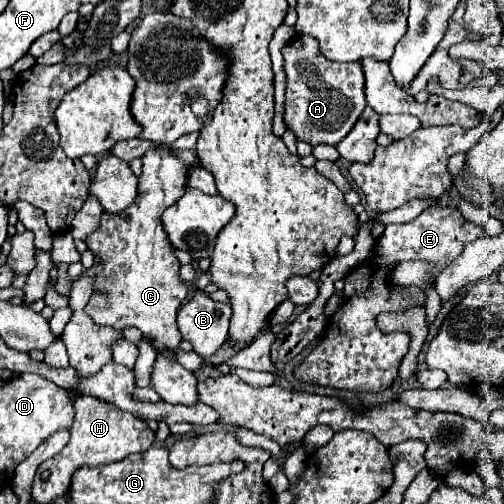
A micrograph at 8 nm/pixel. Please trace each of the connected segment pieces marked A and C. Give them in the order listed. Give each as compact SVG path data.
M295 36L291 40L291 44L283 48L283 58L285 58L283 68L287 74L287 92L285 92L285 98L287 98L285 100L285 124L287 124L287 128L291 128L297 138L309 142L311 146L317 146L321 142L337 146L351 132L351 128L357 124L361 112L367 106L365 90L363 90L365 78L363 78L361 64L359 62L341 64L341 62L327 60L319 52L317 40L313 40L311 36Z
M167 146L147 152L143 156L143 176L139 178L139 194L135 202L125 212L119 214L103 212L101 226L85 240L87 246L93 250L93 254L97 254L105 262L105 268L95 280L95 290L101 290L103 294L93 292L89 304L85 306L85 312L97 324L113 326L117 330L123 330L125 326L139 328L145 336L153 336L153 340L157 340L157 344L153 344L157 354L169 356L169 360L173 362L177 360L175 350L181 344L181 334L177 330L175 316L179 306L187 298L187 284L179 278L179 260L173 256L173 248L165 232L165 226L161 222L161 216L165 208L169 208L177 198L185 194L185 170L181 166L183 164L179 164L179 160L173 154L169 154Z

